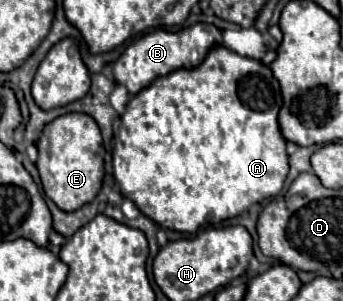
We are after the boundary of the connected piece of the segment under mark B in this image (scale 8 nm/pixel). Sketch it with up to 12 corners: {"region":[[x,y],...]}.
{"region":[[213,24],[139,36],[113,64],[129,94],[221,44]]}

